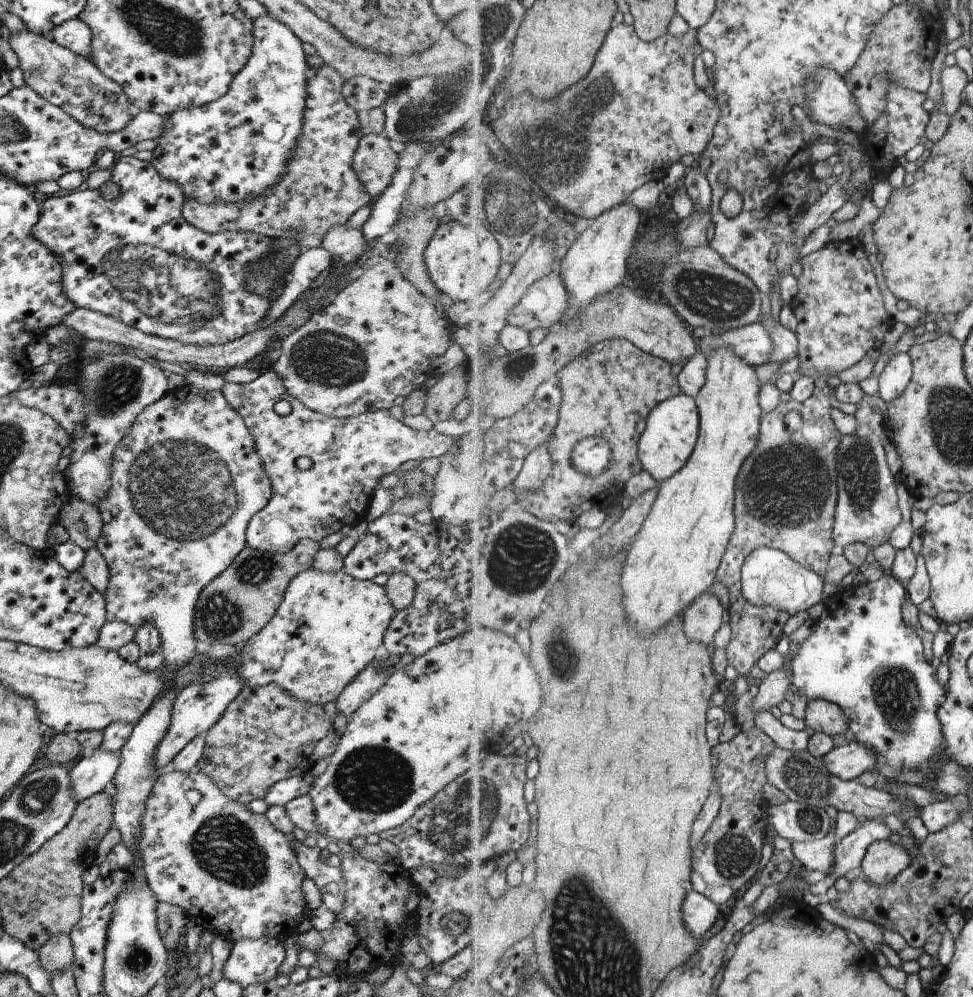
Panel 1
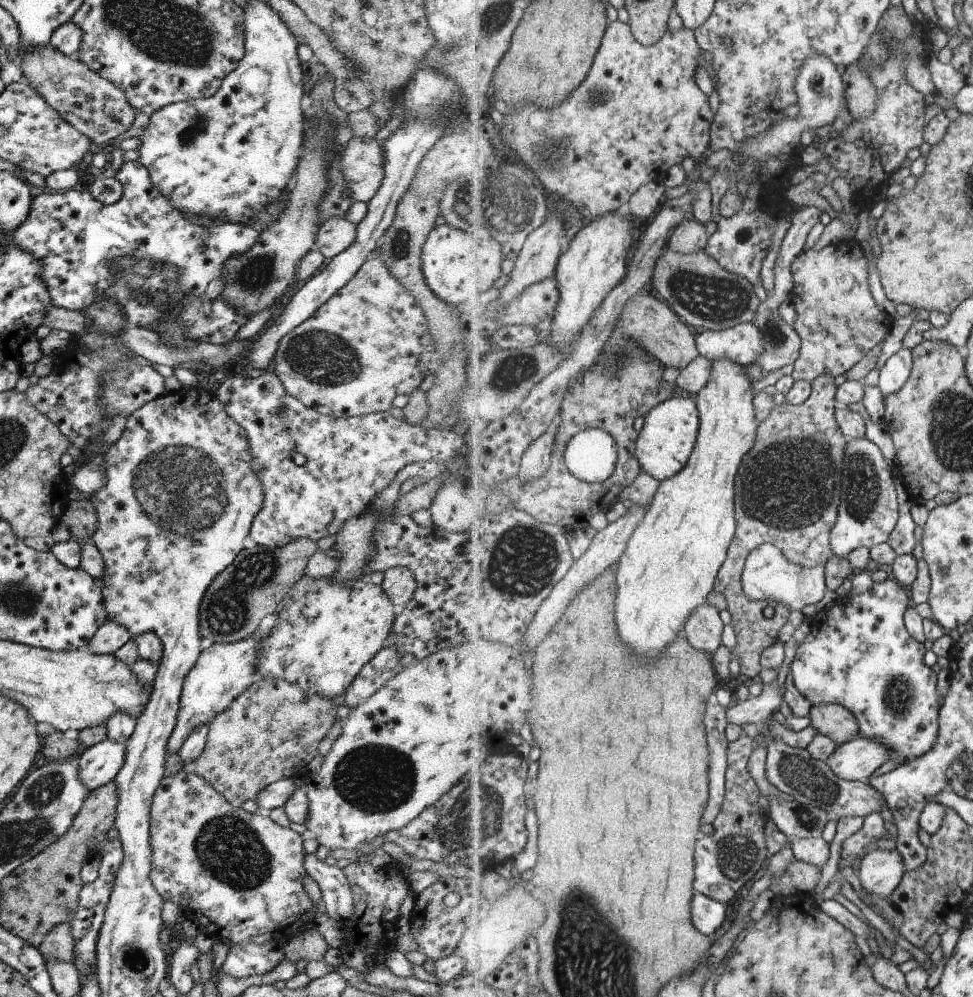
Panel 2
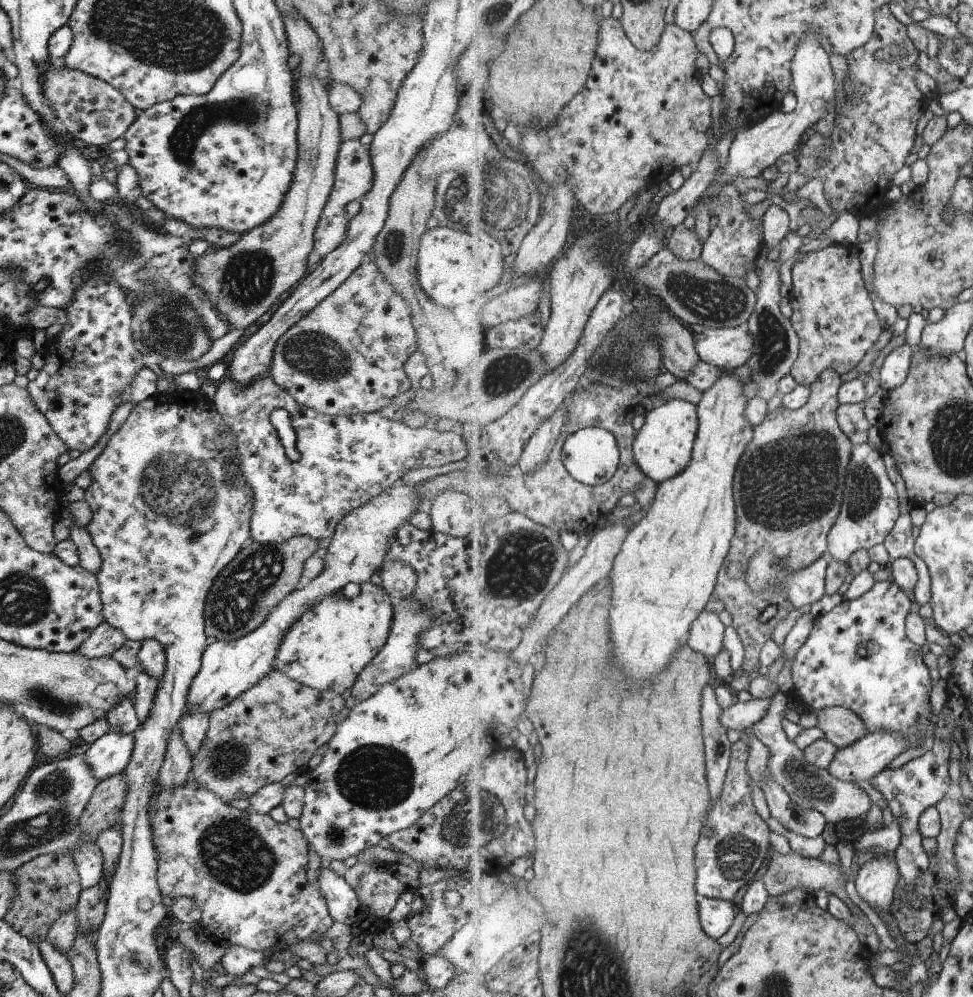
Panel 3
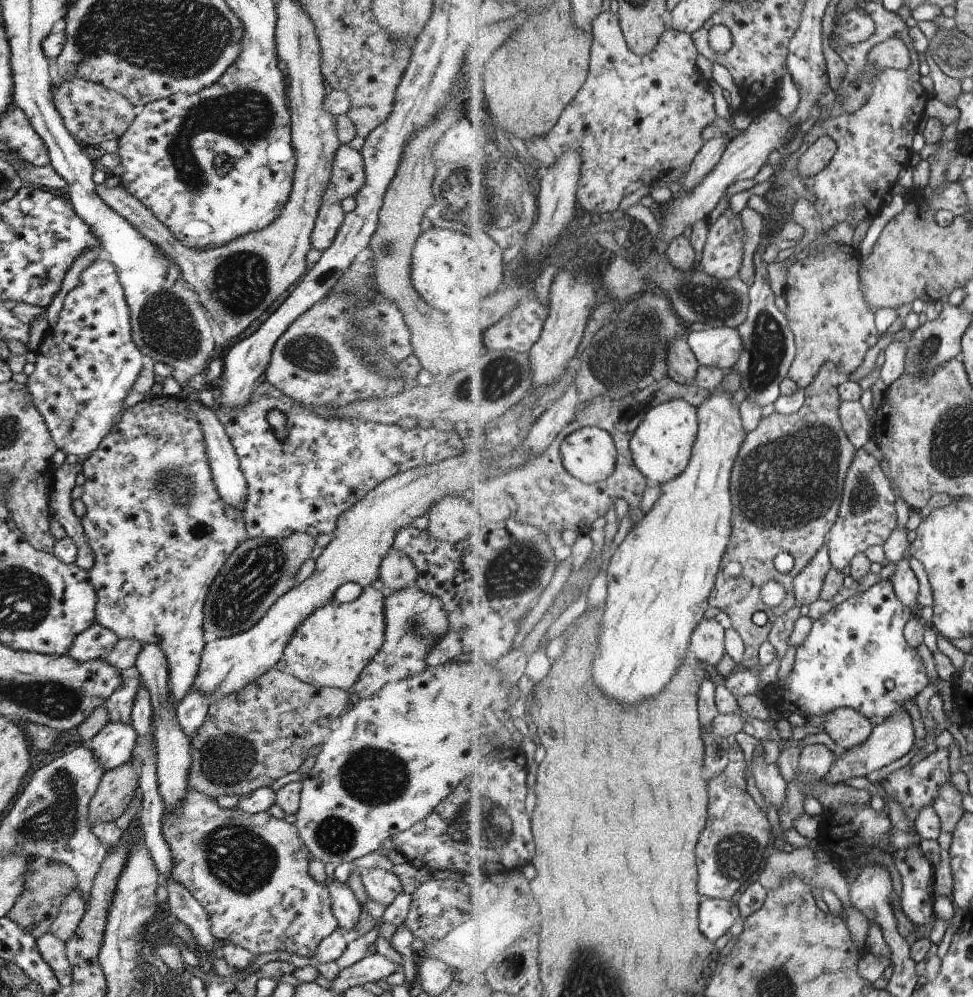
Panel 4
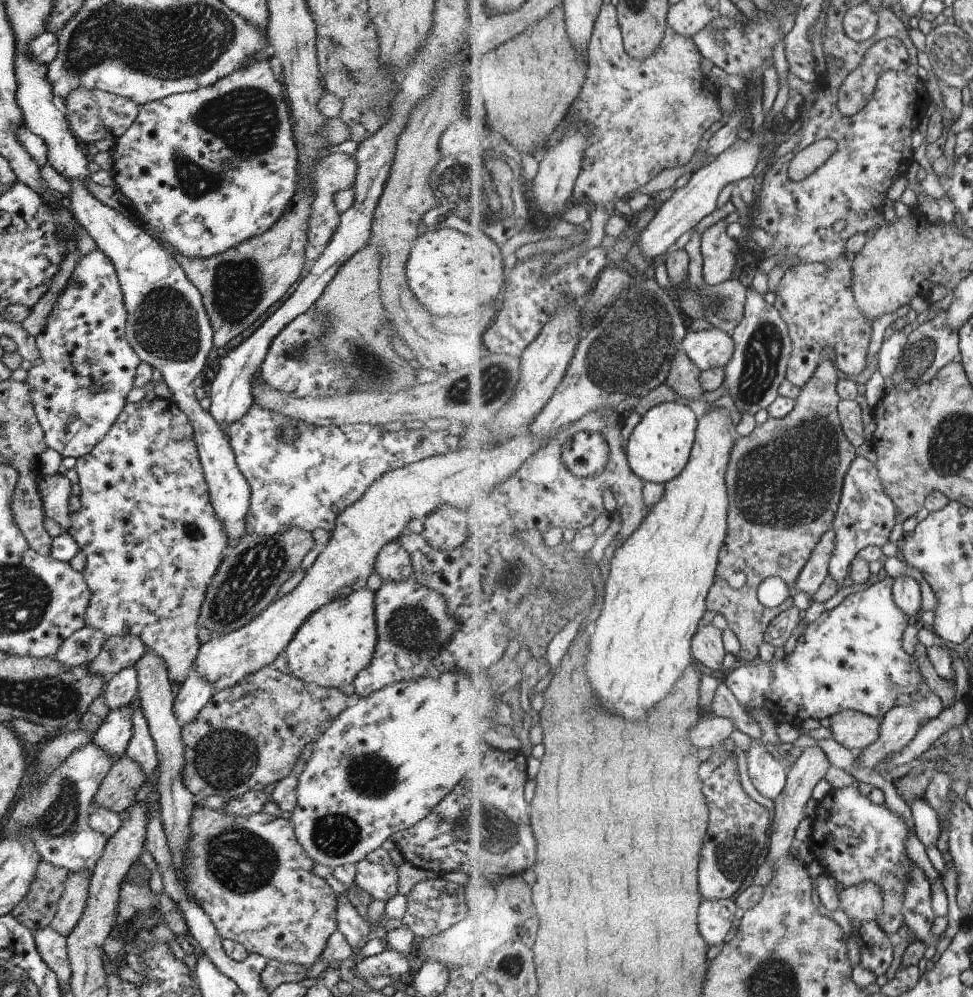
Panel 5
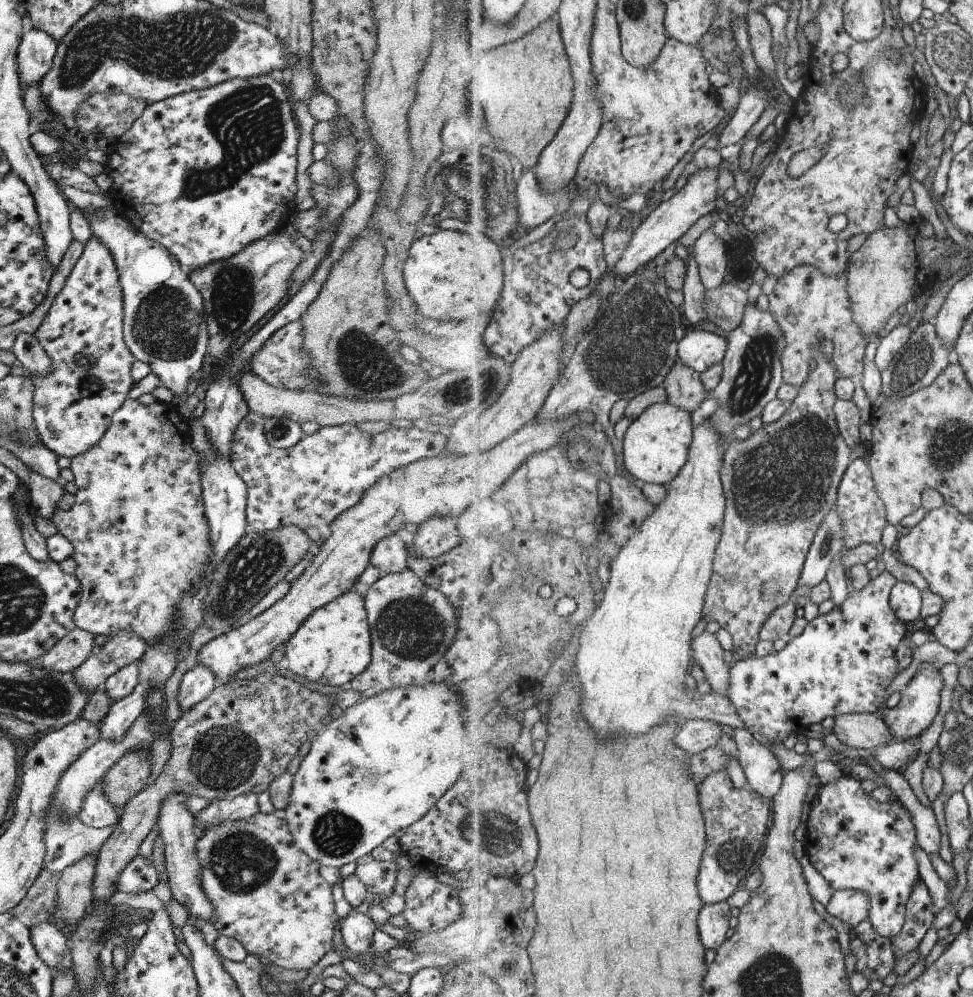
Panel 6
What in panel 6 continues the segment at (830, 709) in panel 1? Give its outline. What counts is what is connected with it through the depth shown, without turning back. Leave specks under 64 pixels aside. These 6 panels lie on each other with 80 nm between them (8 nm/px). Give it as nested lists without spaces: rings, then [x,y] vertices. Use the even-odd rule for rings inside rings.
[[[849,713],[836,716],[831,731],[847,747],[869,748],[871,752],[877,746],[887,746],[895,742],[886,721],[872,713]]]

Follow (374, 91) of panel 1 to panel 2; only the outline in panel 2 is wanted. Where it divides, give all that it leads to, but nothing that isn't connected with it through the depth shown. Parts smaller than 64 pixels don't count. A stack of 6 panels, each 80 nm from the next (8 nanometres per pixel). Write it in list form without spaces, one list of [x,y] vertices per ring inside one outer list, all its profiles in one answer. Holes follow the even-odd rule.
[[[357,78],[336,81],[331,94],[337,108],[345,113],[366,110],[373,102],[373,98],[369,96],[368,86]]]

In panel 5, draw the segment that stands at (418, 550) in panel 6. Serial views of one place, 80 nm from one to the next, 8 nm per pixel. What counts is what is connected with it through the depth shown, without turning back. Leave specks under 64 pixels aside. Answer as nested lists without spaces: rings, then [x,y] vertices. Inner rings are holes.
[[[443,505],[423,520],[420,535],[434,549],[452,549],[466,540],[465,512],[457,507]]]

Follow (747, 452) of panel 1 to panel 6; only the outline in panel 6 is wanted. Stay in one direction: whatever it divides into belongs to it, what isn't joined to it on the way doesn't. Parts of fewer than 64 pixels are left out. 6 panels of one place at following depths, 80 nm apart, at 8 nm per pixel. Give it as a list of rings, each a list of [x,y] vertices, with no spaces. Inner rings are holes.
[[[705,420],[694,428],[694,439],[690,448],[690,459],[685,467],[679,473],[679,476],[667,485],[667,496],[661,504],[656,505],[653,515],[643,523],[643,526],[629,539],[625,547],[619,551],[616,559],[612,562],[610,568],[610,576],[608,583],[603,590],[604,595],[602,602],[585,626],[581,637],[579,638],[579,648],[575,660],[575,668],[577,674],[582,680],[584,688],[583,708],[586,719],[592,724],[593,728],[601,730],[603,734],[613,734],[613,732],[647,732],[654,726],[660,725],[665,721],[673,718],[683,722],[689,719],[709,719],[719,724],[726,724],[732,729],[747,729],[742,716],[738,713],[738,708],[733,704],[728,692],[721,691],[711,692],[704,695],[699,690],[689,690],[685,686],[687,674],[692,668],[693,662],[693,630],[697,628],[697,624],[704,618],[704,608],[706,603],[706,594],[709,590],[709,585],[714,575],[714,562],[716,559],[716,550],[722,539],[722,530],[724,529],[724,518],[726,515],[726,493],[722,483],[722,468],[724,465],[723,456],[725,456],[726,442],[722,434],[714,429],[714,426]]]

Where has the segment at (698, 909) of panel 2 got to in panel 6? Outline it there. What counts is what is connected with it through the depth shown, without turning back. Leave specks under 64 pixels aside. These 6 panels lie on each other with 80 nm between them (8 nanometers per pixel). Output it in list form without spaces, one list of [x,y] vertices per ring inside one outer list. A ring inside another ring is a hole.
[[[729,901],[706,904],[699,916],[699,928],[706,948],[714,948],[716,951],[727,940],[729,922],[731,916],[735,916],[734,910]]]

